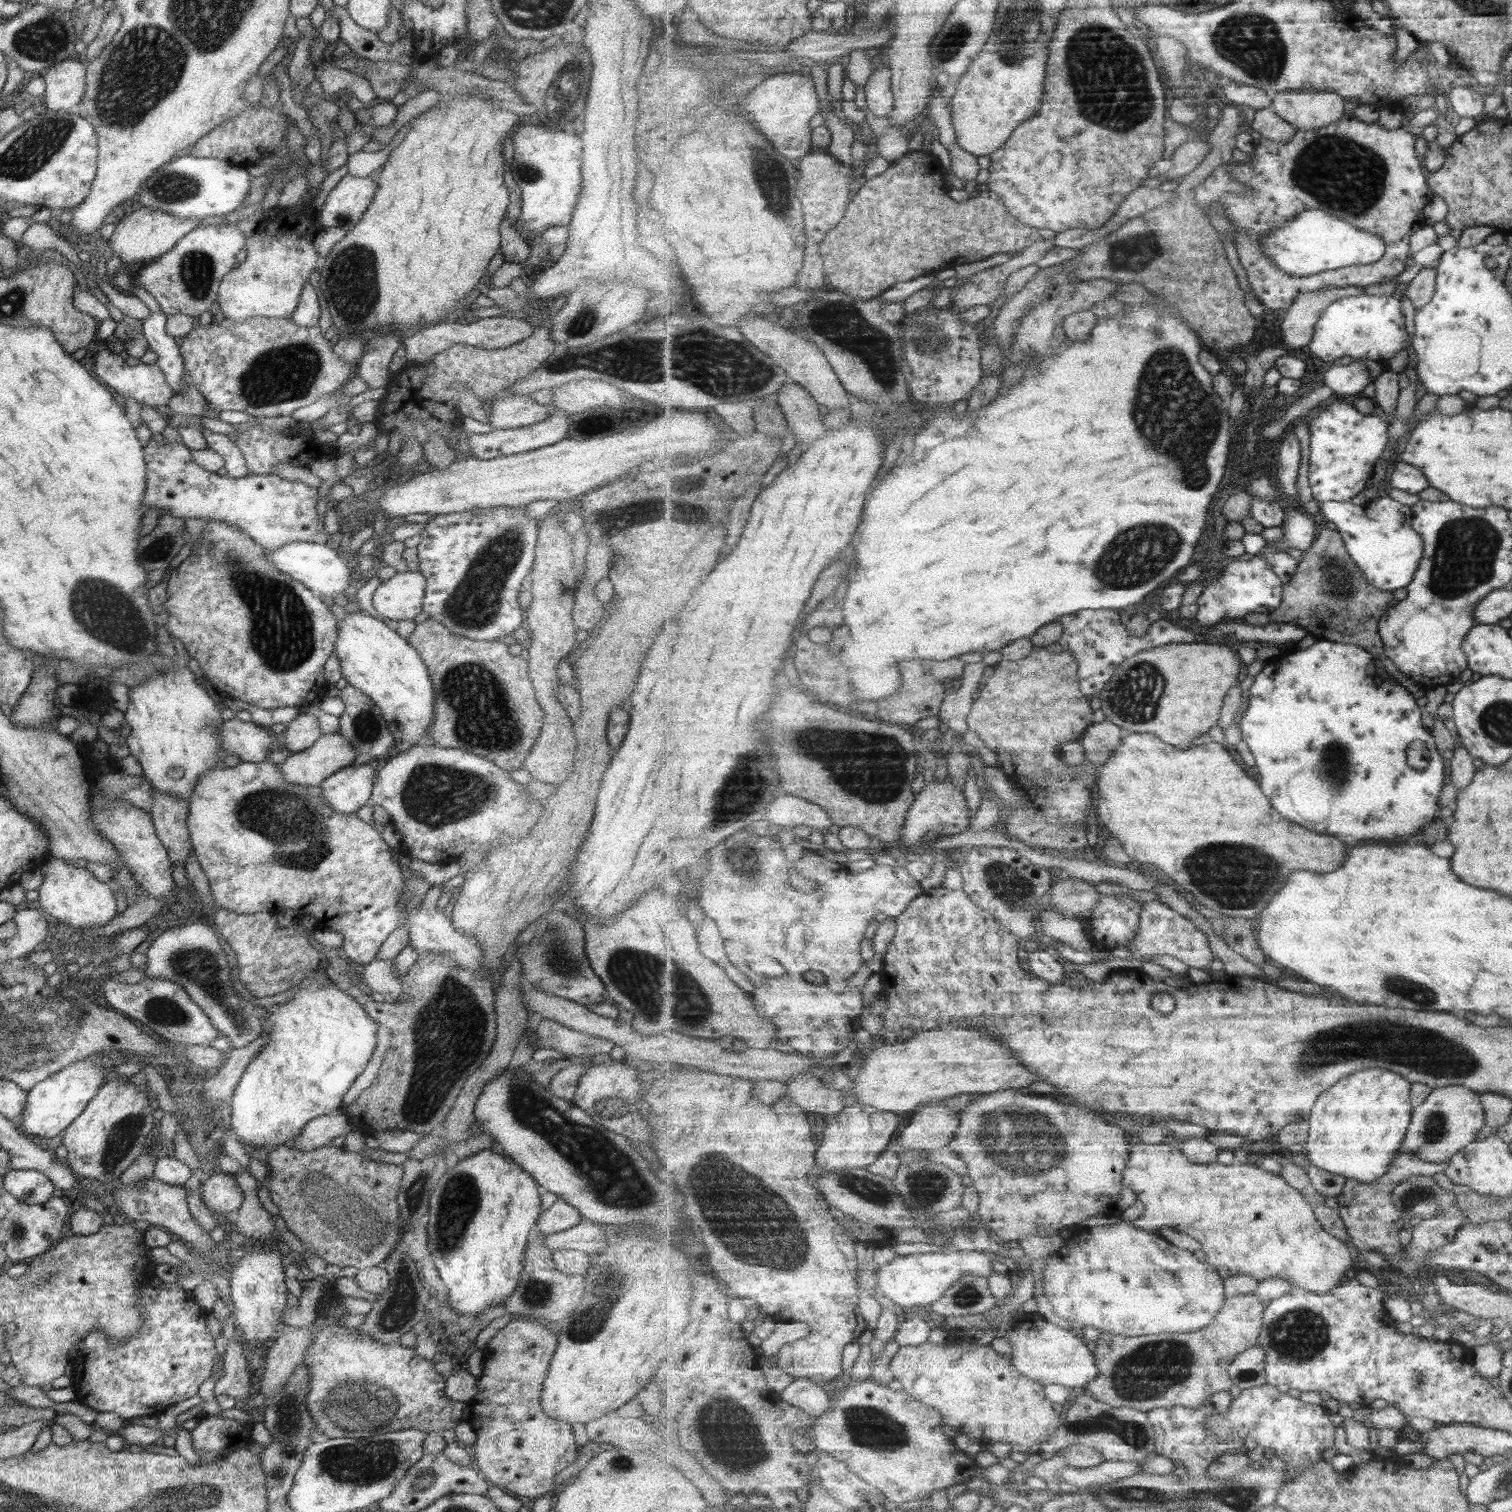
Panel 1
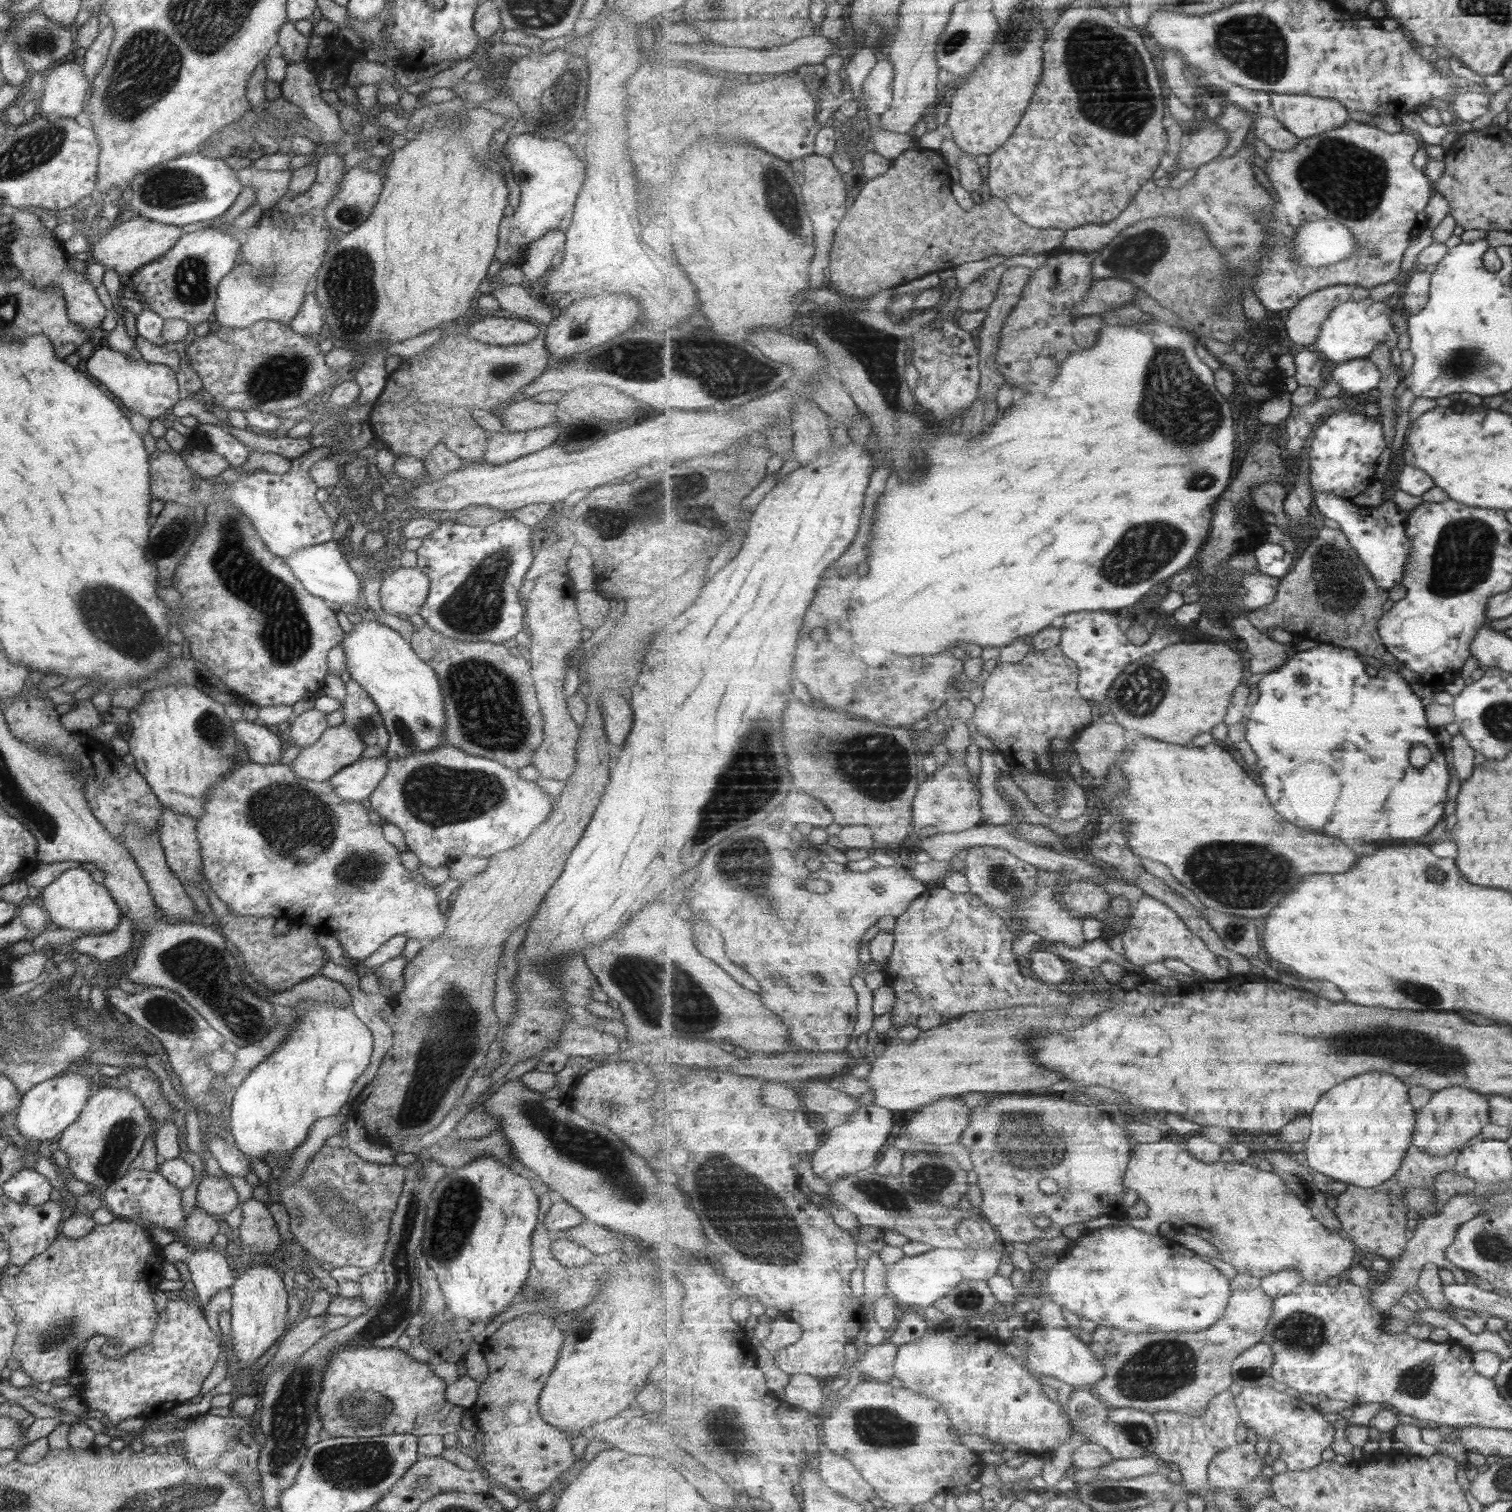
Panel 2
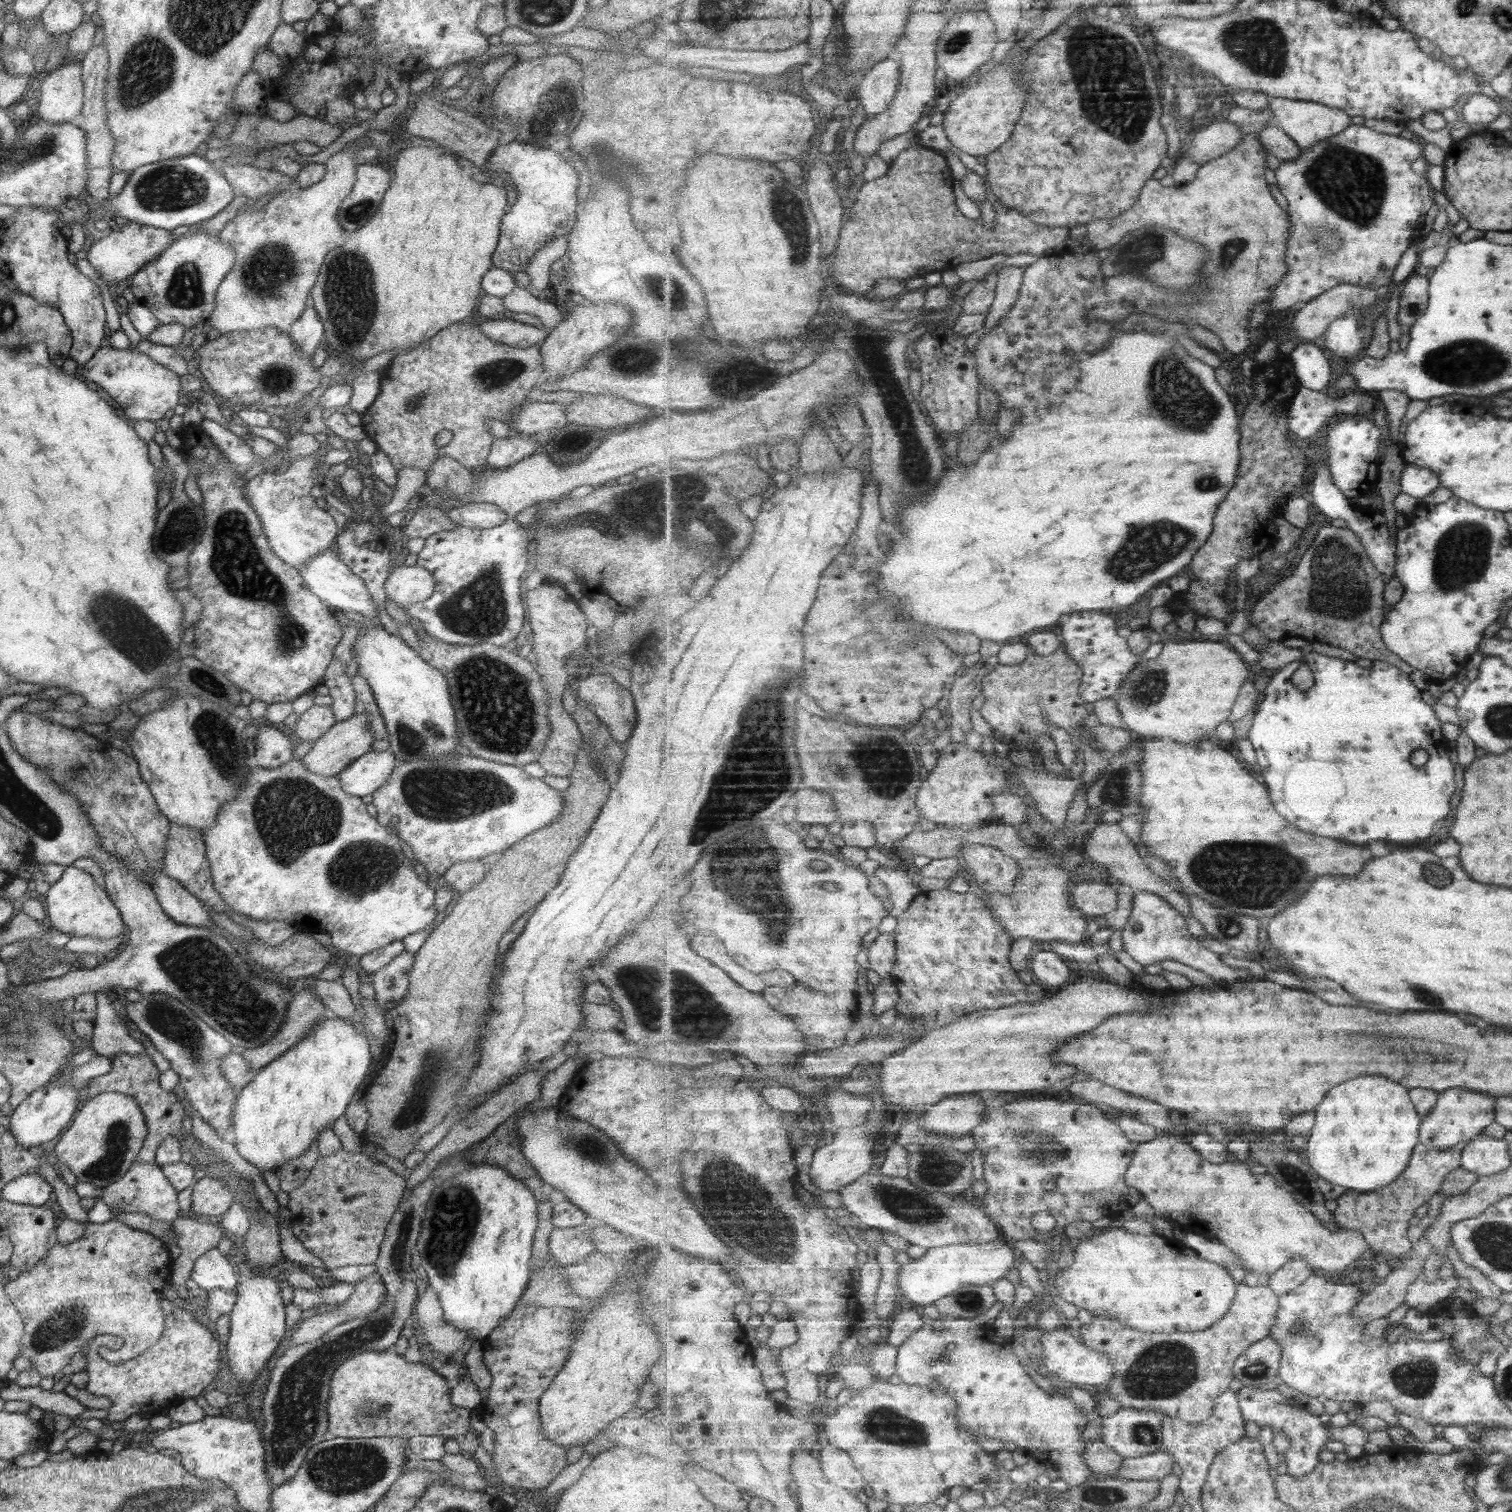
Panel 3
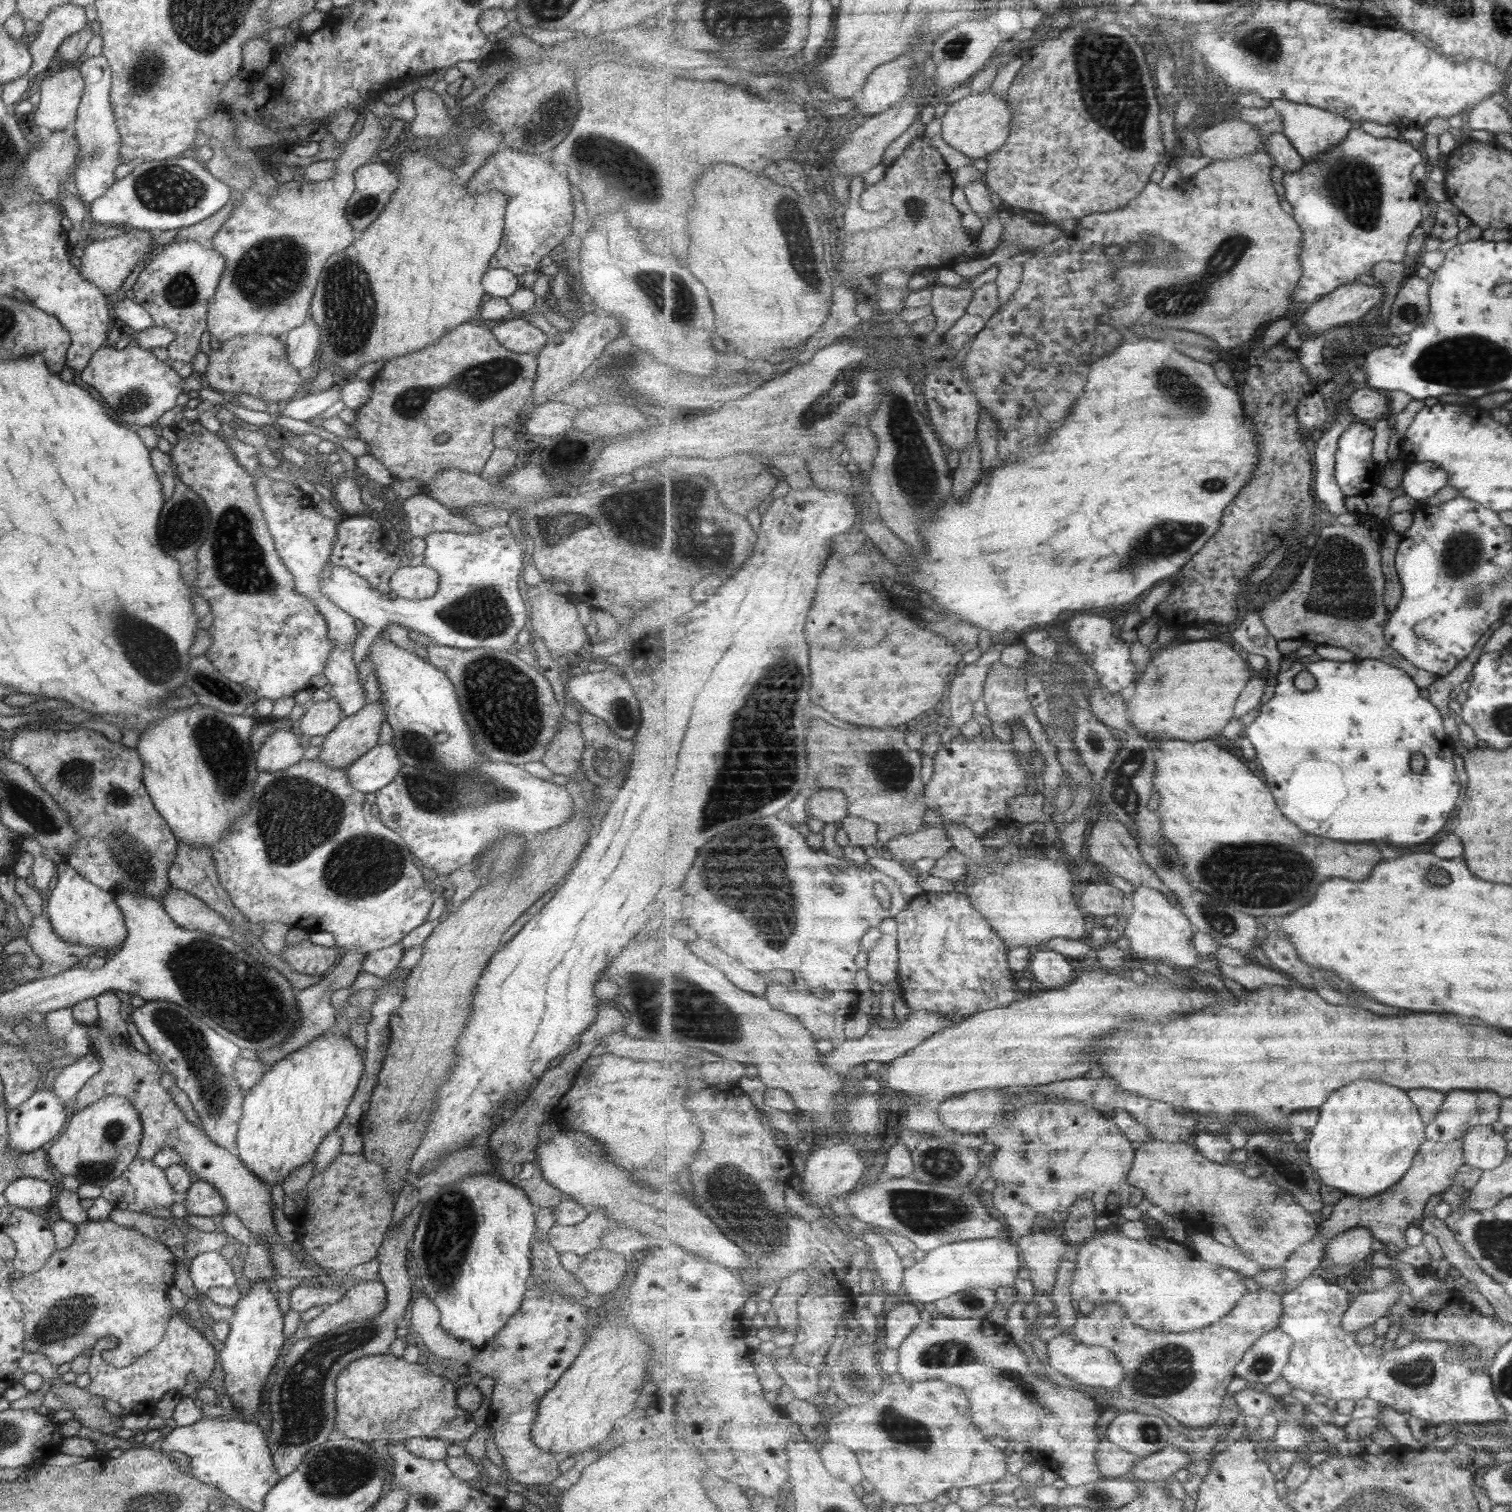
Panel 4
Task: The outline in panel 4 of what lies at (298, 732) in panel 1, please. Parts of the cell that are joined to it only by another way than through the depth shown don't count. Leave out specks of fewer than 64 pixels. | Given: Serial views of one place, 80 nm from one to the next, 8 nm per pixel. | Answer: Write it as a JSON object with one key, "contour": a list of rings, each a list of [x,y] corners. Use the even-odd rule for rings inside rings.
{"contour":[[[334,697],[324,701],[312,702],[299,719],[301,736],[326,736],[342,719],[340,706]]]}

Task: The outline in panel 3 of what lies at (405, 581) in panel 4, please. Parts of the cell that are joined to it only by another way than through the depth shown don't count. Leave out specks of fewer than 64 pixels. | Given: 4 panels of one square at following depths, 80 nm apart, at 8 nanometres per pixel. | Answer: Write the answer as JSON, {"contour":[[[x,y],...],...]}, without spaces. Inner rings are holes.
{"contour":[[[421,563],[394,567],[384,584],[386,598],[405,608],[407,605],[424,601],[433,592],[437,573]]]}

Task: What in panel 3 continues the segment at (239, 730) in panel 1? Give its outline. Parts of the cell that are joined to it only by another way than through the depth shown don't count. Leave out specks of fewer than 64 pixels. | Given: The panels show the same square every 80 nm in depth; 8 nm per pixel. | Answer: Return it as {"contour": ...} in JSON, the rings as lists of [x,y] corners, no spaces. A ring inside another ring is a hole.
{"contour":[[[271,726],[257,729],[254,743],[254,754],[261,768],[275,770],[292,759],[294,747],[291,740],[282,731]]]}

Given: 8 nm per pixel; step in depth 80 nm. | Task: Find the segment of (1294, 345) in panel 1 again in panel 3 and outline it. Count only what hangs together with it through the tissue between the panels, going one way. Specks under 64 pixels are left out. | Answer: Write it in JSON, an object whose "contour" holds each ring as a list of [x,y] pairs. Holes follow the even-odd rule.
{"contour":[[[1337,285],[1300,308],[1294,316],[1292,330],[1300,342],[1320,342],[1338,318],[1346,316],[1352,308],[1364,310],[1377,298],[1375,289],[1369,287]]]}

